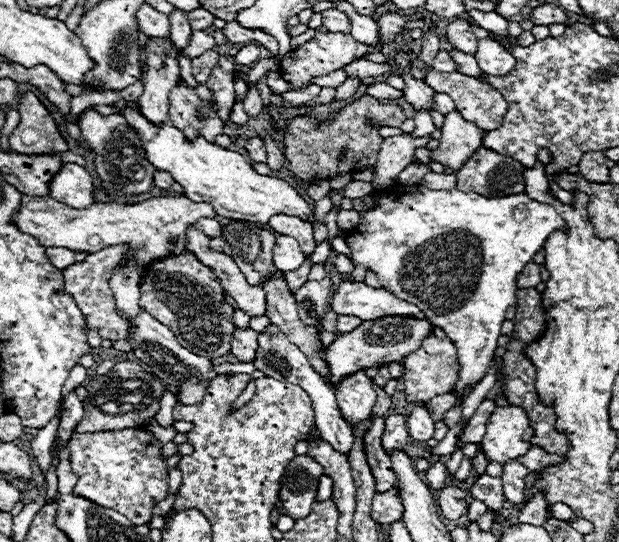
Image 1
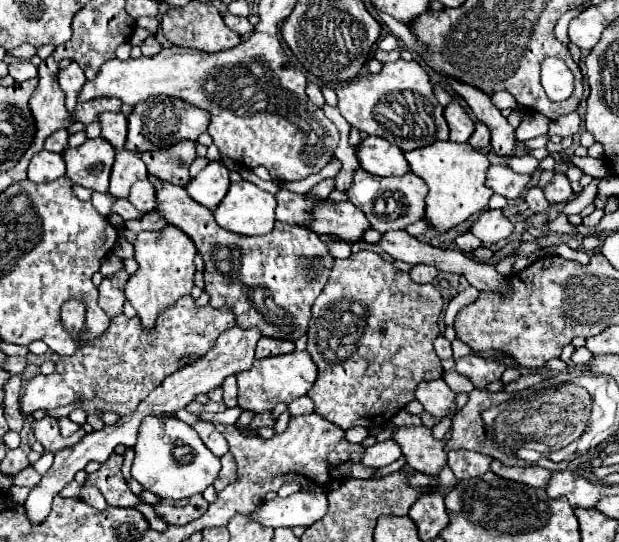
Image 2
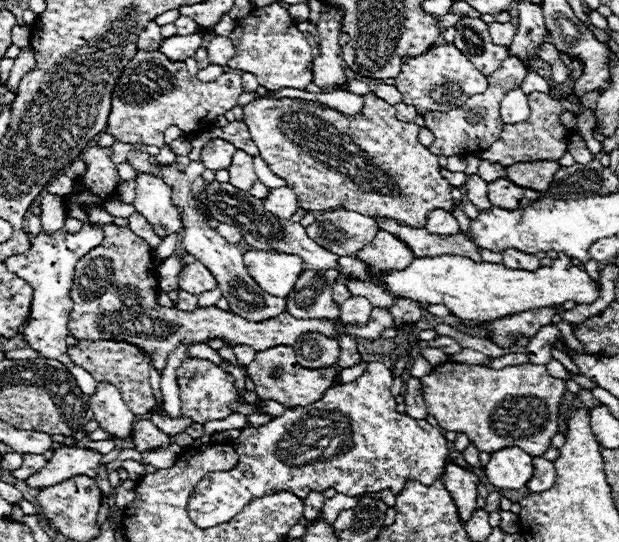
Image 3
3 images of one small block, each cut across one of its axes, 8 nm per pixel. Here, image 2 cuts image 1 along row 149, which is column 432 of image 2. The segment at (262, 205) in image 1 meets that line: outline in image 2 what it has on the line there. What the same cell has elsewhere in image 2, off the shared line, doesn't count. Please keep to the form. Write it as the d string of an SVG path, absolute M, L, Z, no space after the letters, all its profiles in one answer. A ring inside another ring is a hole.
M440 140L426 148L406 152L406 160L410 164L410 170L428 184L426 218L440 232L458 226L474 212L486 208L490 196L494 194L492 188L486 186L486 172L492 164L488 156L480 152L480 148L474 148L468 142Z

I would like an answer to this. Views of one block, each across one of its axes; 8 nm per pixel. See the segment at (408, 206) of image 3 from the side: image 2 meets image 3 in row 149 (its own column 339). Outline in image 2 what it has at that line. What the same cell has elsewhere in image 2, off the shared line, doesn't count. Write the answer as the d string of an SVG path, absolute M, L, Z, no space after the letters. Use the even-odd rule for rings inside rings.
M360 250L350 258L336 258L330 278L312 306L308 324L308 352L318 364L318 378L308 396L316 404L316 414L346 430L352 426L384 428L394 414L408 402L416 400L414 392L420 382L442 378L440 358L434 352L434 340L440 334L438 316L444 306L442 294L432 284L416 284L408 272L396 270L380 254Z

